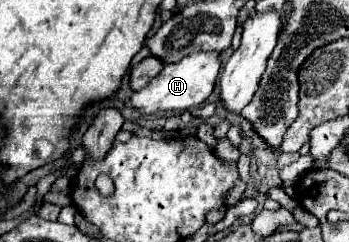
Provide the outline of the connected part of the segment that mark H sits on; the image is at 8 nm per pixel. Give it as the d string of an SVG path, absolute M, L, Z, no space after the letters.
M192 52L192 54L184 56L180 62L166 64L164 70L144 90L134 92L132 106L136 110L140 110L142 114L190 110L190 108L202 104L212 94L220 68L222 68L220 52Z

